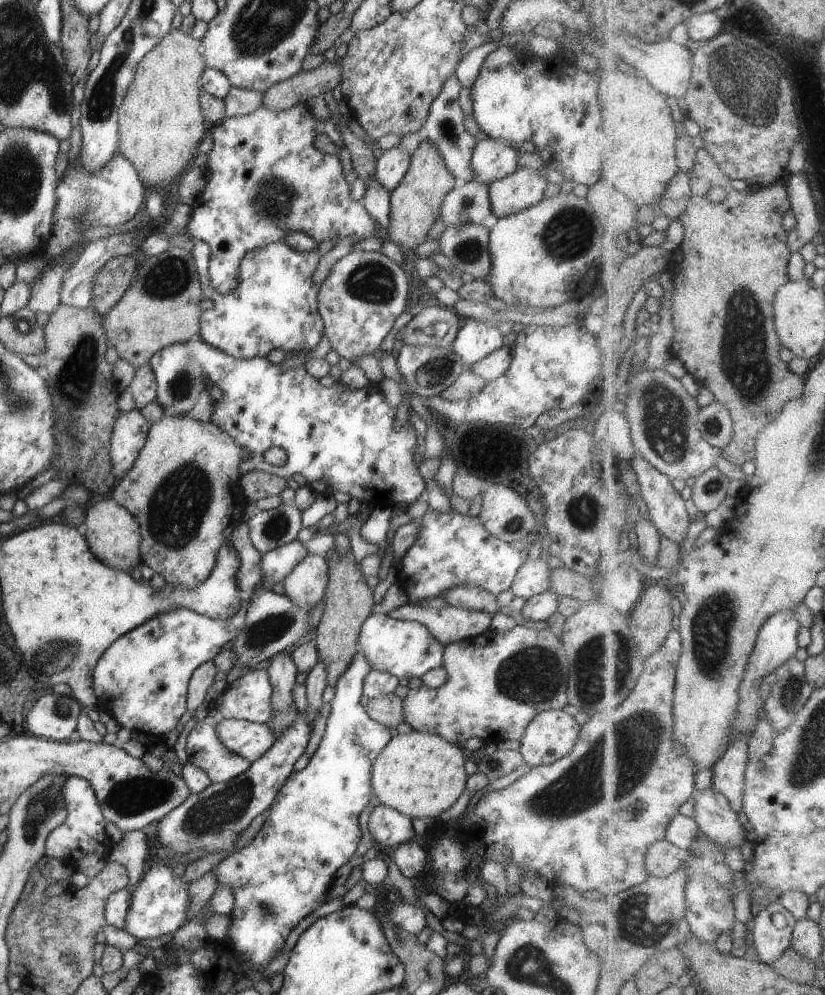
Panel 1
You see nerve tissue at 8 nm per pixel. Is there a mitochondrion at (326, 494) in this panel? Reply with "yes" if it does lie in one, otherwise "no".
no

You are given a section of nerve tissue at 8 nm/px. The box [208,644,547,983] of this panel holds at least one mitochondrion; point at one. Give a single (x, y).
(266, 910)

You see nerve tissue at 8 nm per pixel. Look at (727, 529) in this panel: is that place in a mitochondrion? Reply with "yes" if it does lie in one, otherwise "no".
no

